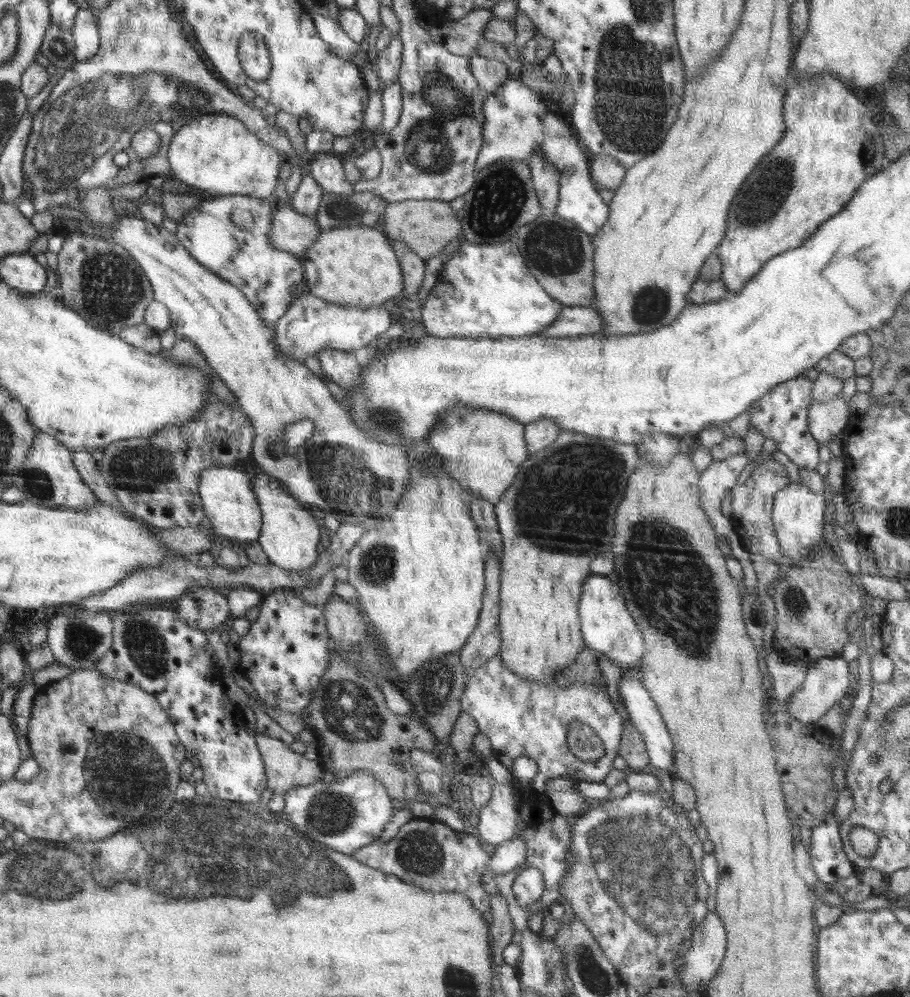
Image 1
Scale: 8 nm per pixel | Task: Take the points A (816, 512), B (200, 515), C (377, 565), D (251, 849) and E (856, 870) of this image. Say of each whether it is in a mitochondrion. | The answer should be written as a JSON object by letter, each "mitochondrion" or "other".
{"A":"other","B":"other","C":"mitochondrion","D":"mitochondrion","E":"other"}

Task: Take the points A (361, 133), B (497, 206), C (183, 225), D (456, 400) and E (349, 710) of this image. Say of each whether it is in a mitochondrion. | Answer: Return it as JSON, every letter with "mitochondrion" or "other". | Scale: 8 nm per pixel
{"A":"other","B":"mitochondrion","C":"other","D":"other","E":"mitochondrion"}

